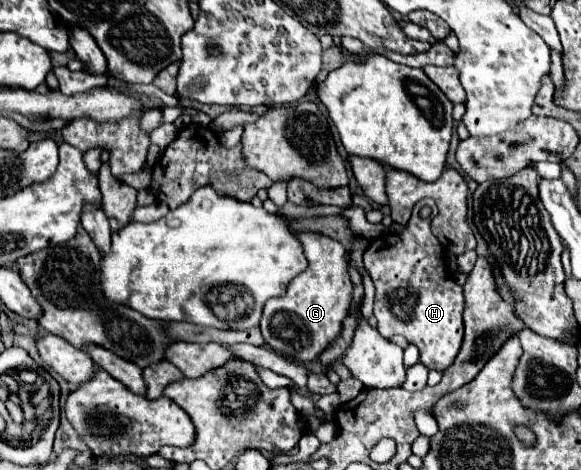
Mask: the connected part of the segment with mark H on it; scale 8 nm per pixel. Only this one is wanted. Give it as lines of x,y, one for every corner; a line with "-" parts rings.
419,201
407,229
401,235
393,233
373,239
363,261
377,291
375,317
379,333
387,339
403,335
409,343
419,347
419,361
427,369
445,371
455,361
463,341
465,297
463,287
455,283
445,265
441,243
431,233
433,217
435,201

